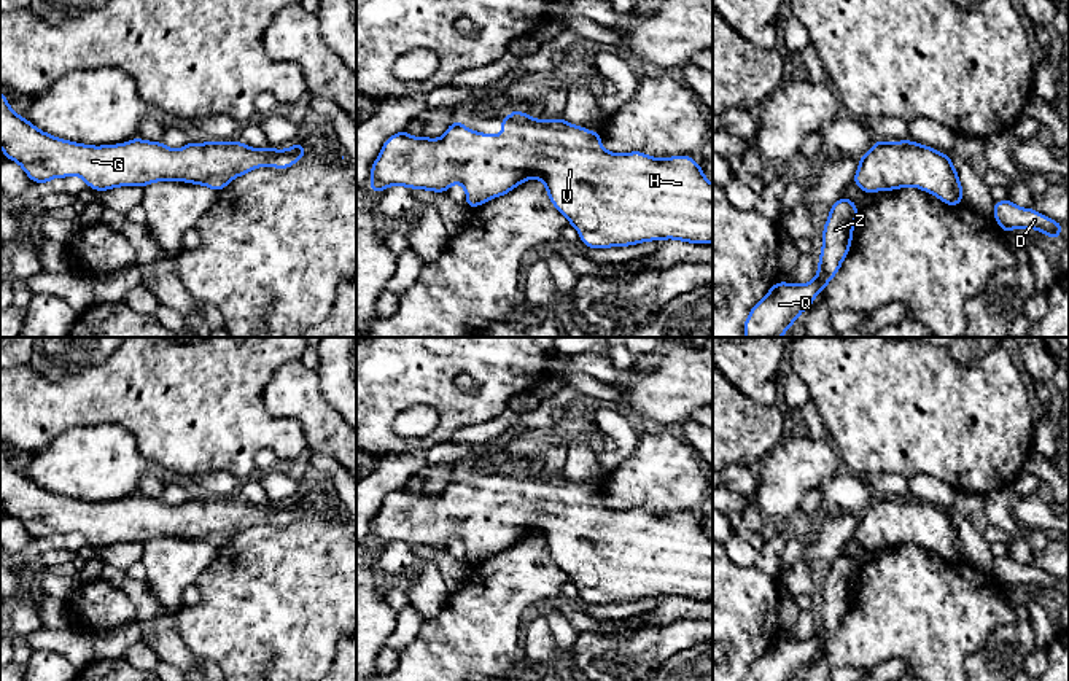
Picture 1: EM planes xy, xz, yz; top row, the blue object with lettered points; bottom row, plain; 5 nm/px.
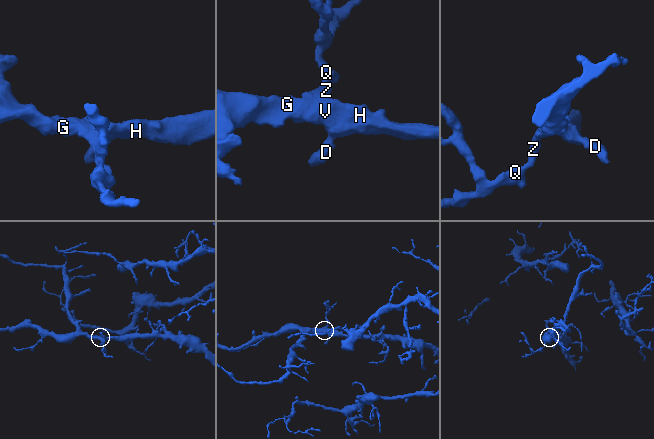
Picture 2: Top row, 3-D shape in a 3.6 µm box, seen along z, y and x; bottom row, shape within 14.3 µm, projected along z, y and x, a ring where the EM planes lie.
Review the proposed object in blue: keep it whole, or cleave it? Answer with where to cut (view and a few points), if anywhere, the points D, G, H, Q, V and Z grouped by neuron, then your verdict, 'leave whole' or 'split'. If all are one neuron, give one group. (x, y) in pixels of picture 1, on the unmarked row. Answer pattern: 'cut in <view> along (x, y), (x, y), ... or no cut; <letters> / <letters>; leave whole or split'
no cut; D G H Q V Z; leave whole

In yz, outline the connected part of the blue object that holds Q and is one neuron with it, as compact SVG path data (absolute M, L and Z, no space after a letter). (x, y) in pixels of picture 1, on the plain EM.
M846 554L838 555L824 581L816 633L807 641L776 638L751 665L744 681L792 681L840 627L851 605L856 576L857 562Z

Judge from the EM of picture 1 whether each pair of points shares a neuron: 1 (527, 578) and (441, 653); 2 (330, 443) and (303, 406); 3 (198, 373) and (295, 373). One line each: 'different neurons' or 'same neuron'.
1: same neuron
2: same neuron
3: different neurons

